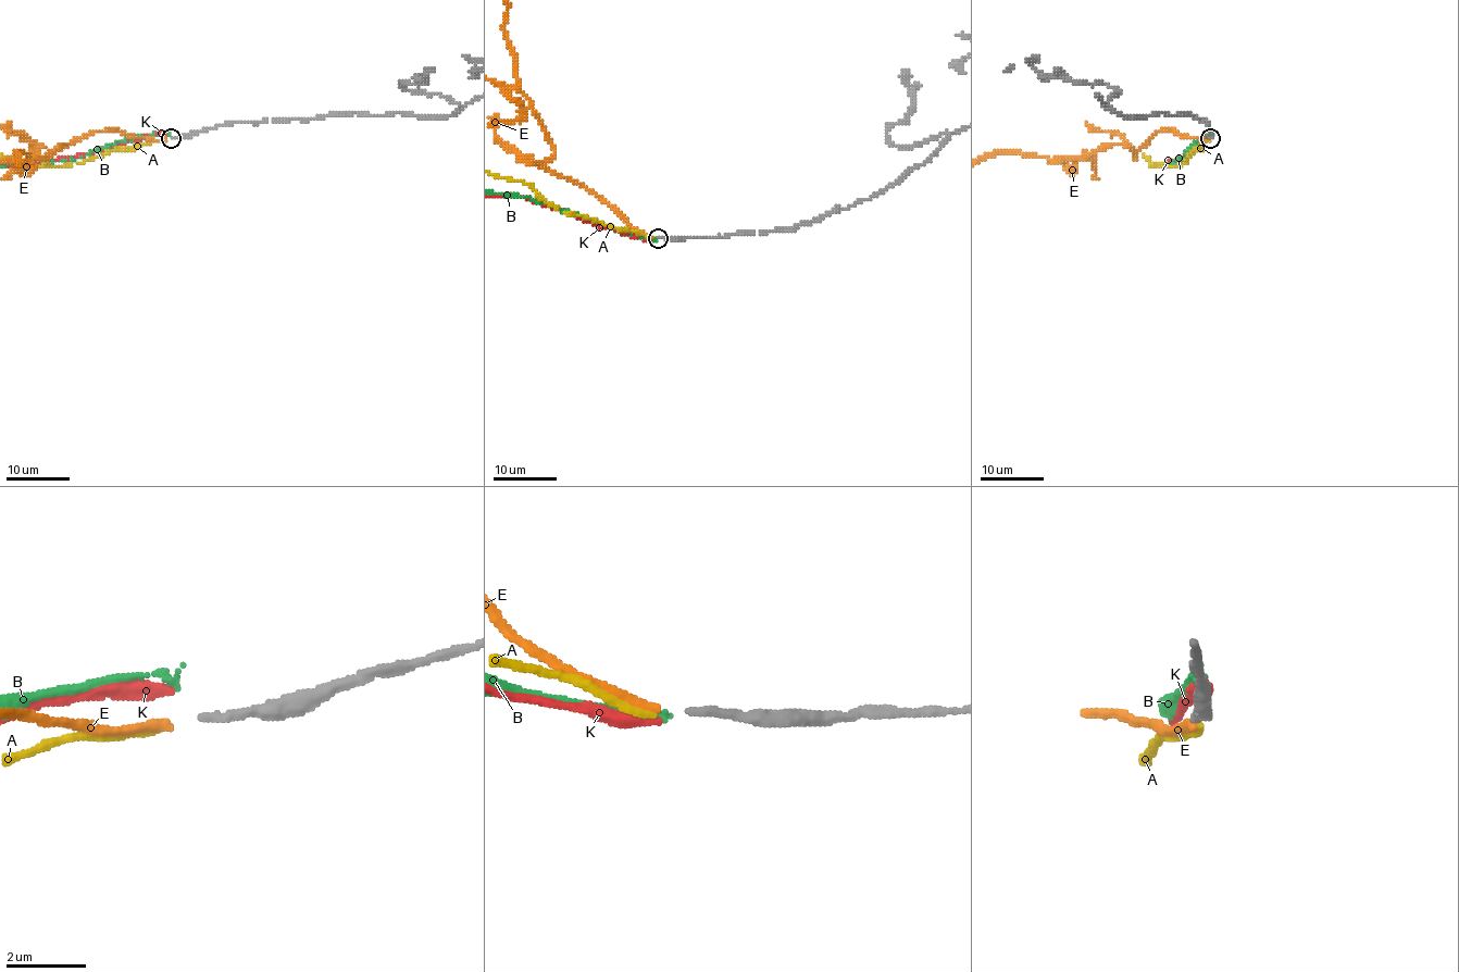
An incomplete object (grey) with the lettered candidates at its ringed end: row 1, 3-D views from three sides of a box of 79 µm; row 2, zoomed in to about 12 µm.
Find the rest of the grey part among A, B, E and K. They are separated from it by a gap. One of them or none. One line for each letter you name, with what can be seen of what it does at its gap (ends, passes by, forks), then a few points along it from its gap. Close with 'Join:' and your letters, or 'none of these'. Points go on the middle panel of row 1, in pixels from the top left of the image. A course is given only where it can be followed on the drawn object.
E: it ends there
Join: E

